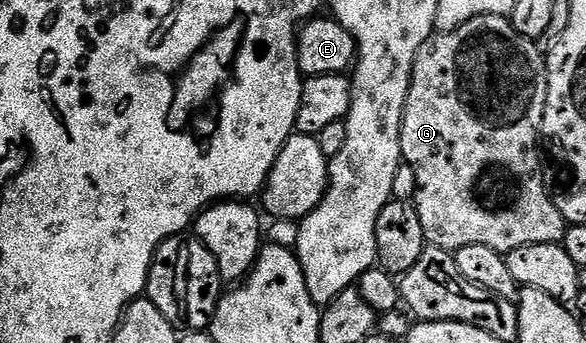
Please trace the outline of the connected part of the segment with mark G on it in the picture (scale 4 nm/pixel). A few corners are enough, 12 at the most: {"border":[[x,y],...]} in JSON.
{"border":[[506,16],[416,52],[400,148],[429,245],[561,243],[548,96]]}

